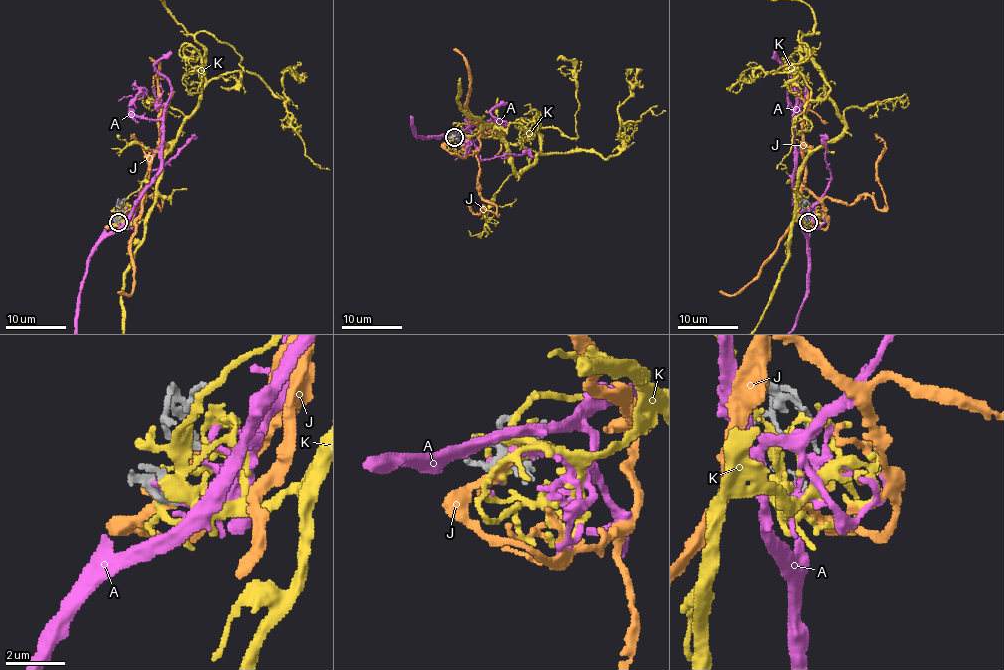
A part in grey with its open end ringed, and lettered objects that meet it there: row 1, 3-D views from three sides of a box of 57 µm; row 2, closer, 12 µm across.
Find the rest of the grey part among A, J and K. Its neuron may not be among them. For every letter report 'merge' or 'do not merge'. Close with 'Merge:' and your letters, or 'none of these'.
A: do not merge
J: merge
K: do not merge
Merge: J

